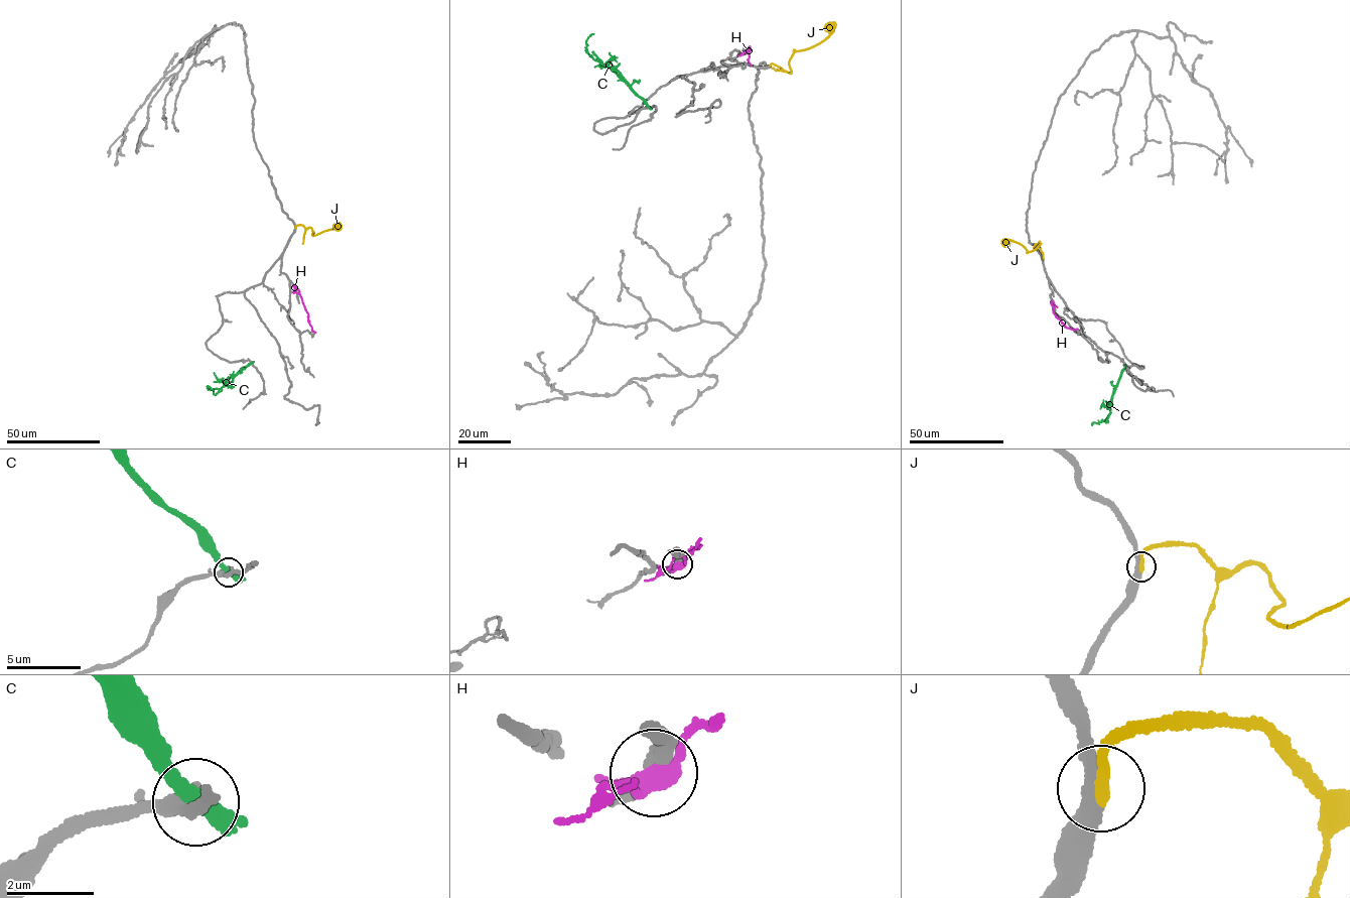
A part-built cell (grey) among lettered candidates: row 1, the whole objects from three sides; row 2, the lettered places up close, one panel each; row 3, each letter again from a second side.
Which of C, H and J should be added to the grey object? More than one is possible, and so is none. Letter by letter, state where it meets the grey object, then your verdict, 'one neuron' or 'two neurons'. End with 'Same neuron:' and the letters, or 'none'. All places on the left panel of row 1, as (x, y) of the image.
C: contact (252, 363); two neurons
H: contact (294, 286); two neurons
J: contact (295, 228); one neuron
Same neuron: J

